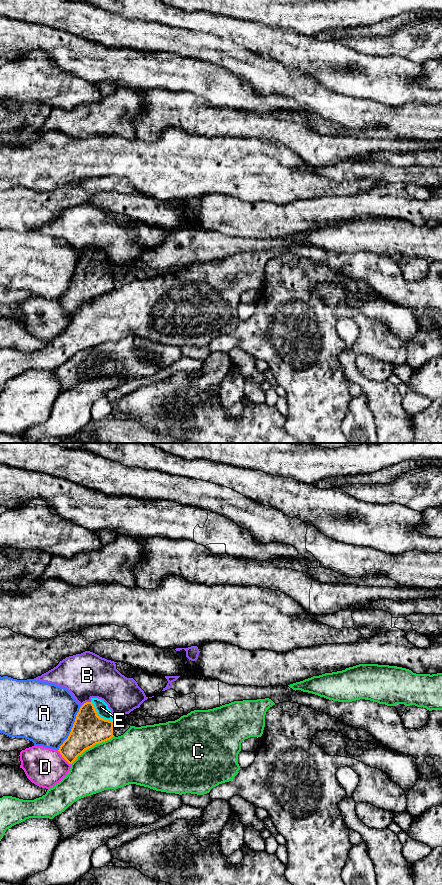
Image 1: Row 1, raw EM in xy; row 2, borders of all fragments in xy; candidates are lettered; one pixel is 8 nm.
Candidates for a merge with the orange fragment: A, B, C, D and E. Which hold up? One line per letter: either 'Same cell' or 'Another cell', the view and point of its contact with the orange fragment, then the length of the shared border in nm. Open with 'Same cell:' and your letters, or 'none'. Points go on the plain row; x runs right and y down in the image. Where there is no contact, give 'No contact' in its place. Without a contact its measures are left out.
Same cell: E
A: Another cell. Touches orange at xy (72, 280). Shared border 400 nm
B: Another cell. Touches orange at xy (86, 254). Shared border 90 nm
C: Another cell. Touches orange at xy (92, 298). Shared border 420 nm
D: Another cell. Touches orange at xy (63, 309). Shared border 160 nm
E: Same cell. Touches orange at xy (97, 267). Shared border 240 nm

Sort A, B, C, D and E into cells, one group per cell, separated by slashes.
A / B / C / D / E

